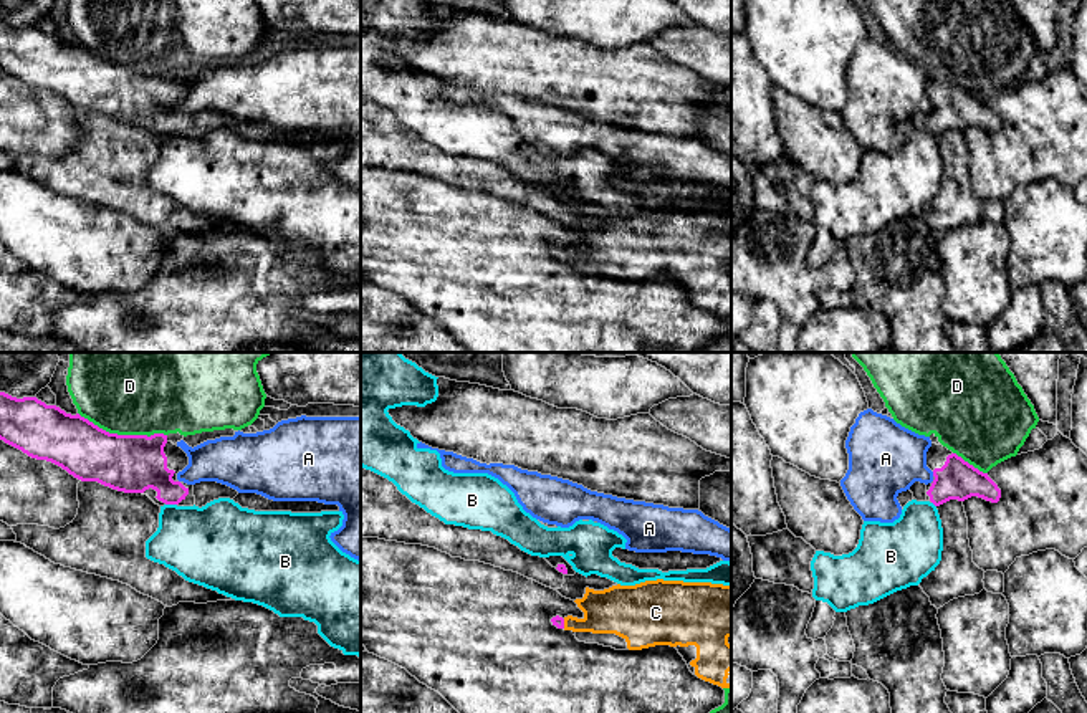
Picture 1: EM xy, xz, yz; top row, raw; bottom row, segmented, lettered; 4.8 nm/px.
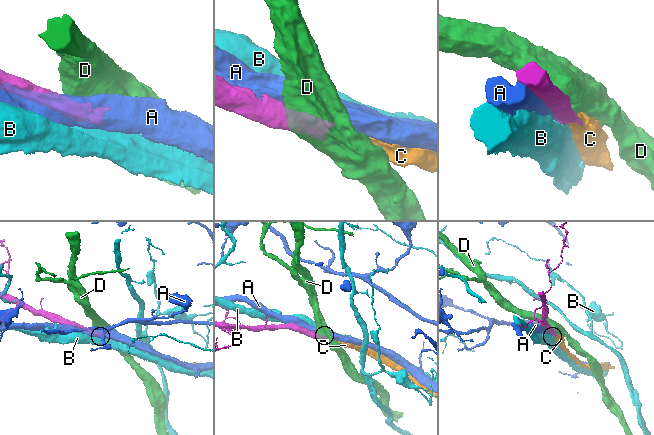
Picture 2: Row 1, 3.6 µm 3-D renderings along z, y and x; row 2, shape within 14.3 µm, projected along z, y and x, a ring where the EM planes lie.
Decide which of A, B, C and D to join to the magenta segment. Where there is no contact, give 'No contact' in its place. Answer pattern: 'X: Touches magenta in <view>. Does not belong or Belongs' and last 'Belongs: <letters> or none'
A: Touches magenta in yz. Does not belong
B: Touches magenta in xy. Does not belong
C: Touches magenta in xz. Belongs
D: Touches magenta in xy. Does not belong
Belongs: C

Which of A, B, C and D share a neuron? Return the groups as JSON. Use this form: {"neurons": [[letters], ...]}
{"neurons": [["A"], ["B"], ["C"], ["D"]]}

